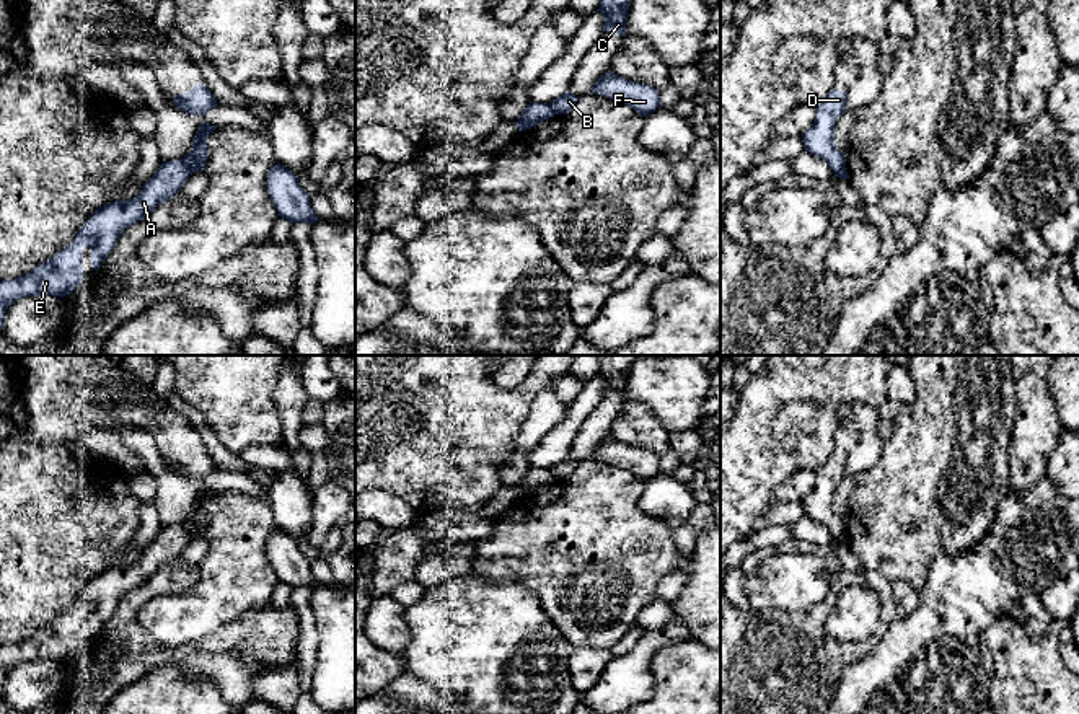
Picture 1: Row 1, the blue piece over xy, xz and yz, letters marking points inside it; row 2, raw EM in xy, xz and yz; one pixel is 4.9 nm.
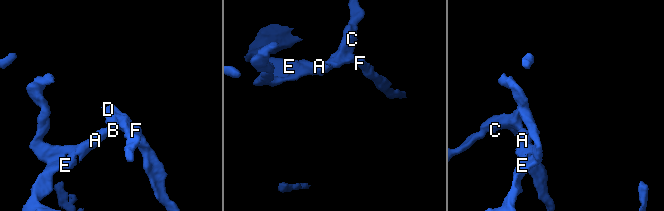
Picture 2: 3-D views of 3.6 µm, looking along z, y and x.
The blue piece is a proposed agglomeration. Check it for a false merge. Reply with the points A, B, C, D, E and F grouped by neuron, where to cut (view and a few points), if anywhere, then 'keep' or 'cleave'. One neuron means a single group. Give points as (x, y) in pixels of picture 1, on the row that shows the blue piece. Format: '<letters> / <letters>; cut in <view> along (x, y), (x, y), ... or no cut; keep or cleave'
A E / B C D F; cut in xy along (181, 160), (191, 171); cleave

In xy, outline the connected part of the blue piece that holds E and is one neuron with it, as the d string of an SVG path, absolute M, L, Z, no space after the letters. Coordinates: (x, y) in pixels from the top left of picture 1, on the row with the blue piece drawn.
M183 160L163 161L158 171L142 186L140 192L134 199L116 201L103 204L80 228L75 240L55 253L49 261L34 267L29 274L8 279L0 282L0 331L3 329L3 320L8 306L24 297L67 297L83 282L83 253L81 248L86 245L91 249L91 267L99 269L101 262L108 258L111 249L116 246L119 236L130 225L145 220L145 217L160 204L171 199L181 191L187 181L191 171Z

